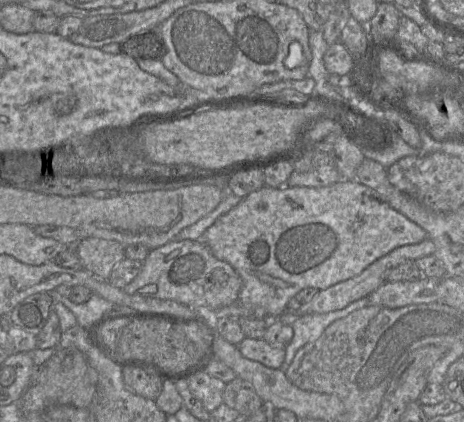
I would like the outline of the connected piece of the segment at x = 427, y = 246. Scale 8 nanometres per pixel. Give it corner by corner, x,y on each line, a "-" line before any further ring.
428,237
418,244
404,245
398,247
387,255
383,256
382,258
376,260
359,275
343,282
339,282
324,290
320,290
310,302
301,306
298,310
288,310
288,308
286,308
285,314
279,318
286,319
287,316
300,317
308,314
323,314
340,310
360,298
369,296
380,285
386,282
388,272
400,263
407,260
417,260
425,256
433,255
434,252
435,245
433,241

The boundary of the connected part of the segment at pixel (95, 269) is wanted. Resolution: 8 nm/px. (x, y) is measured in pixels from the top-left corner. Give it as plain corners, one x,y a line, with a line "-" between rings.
97,237
82,238
76,252
83,269
107,280
114,267
125,258
125,246
115,240

